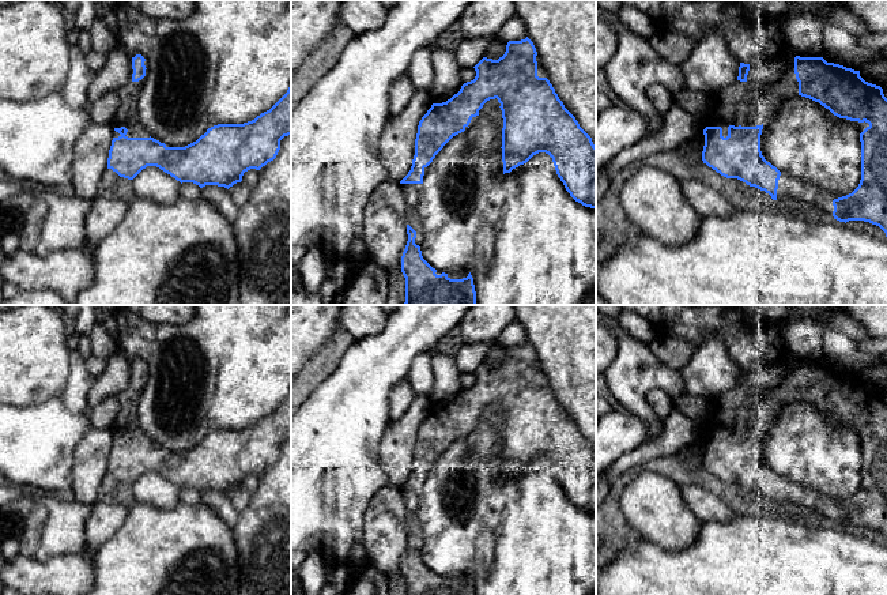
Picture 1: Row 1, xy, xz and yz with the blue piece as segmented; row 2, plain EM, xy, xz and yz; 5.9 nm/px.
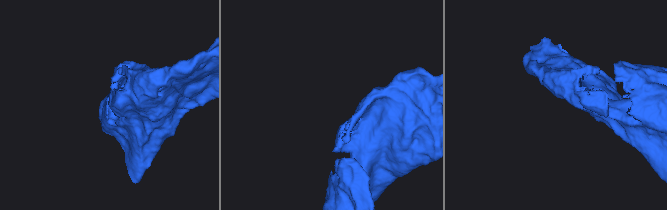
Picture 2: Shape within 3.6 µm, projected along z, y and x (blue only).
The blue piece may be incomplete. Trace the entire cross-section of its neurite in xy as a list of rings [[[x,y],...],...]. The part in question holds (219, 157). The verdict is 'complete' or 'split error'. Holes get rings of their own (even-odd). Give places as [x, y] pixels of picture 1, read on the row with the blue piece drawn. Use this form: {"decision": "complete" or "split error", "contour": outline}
{"decision": "split error", "contour": [[[132,57],[131,79],[118,90],[120,103],[110,121],[113,140],[107,169],[133,180],[147,166],[156,166],[177,181],[200,188],[230,188],[245,172],[273,161],[280,140],[291,135],[291,84],[267,112],[244,124],[218,124],[185,147],[167,147],[154,139],[139,120],[137,102],[148,61]]]}

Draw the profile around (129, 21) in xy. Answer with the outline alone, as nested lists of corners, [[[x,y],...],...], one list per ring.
[[[196,0],[195,11],[182,20],[151,18],[125,3],[114,11],[120,46],[128,56],[141,54],[148,61],[139,120],[151,138],[170,147],[185,147],[218,124],[254,120],[291,86],[291,0]]]

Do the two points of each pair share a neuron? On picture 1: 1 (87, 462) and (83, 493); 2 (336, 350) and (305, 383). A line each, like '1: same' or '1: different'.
1: same
2: same

